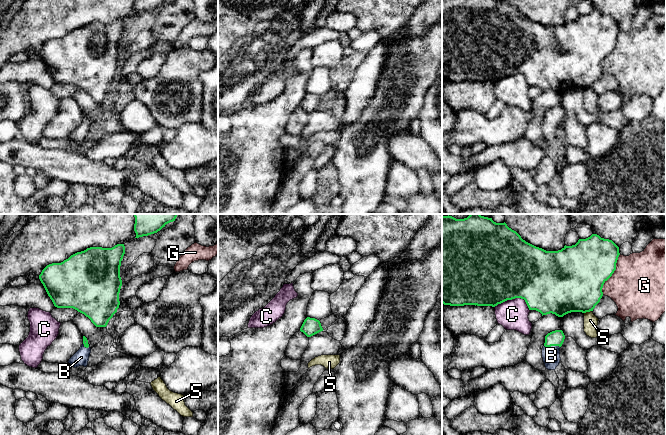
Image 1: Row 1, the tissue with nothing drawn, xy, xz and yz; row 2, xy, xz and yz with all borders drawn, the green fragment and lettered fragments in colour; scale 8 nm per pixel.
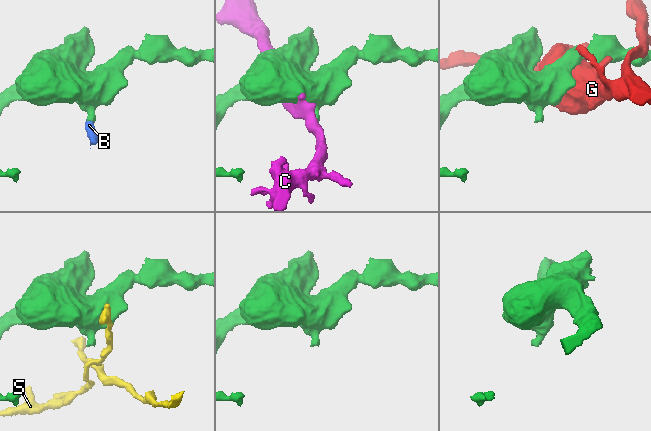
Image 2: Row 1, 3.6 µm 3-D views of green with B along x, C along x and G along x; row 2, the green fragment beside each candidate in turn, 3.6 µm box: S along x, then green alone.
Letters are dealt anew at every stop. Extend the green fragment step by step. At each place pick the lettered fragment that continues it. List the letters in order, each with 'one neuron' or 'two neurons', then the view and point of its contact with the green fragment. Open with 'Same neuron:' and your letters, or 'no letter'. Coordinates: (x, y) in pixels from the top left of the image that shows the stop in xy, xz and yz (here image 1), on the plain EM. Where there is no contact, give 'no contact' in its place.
Same neuron: B
B: one neuron; contact yz (552, 121)
C: two neurons; contact yz (514, 74)
G: two neurons; contact yz (612, 49)
S: two neurons; contact yz (587, 87)

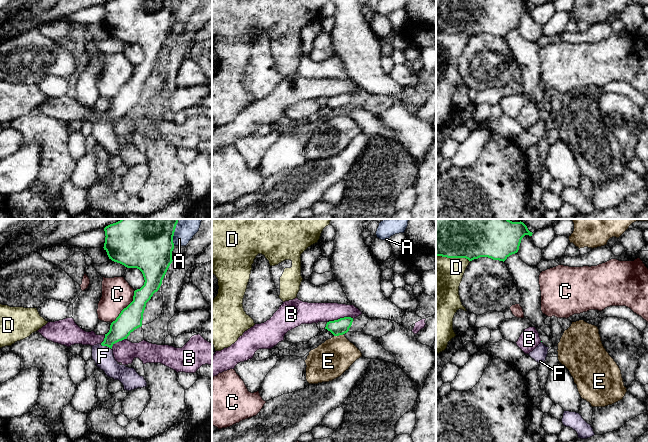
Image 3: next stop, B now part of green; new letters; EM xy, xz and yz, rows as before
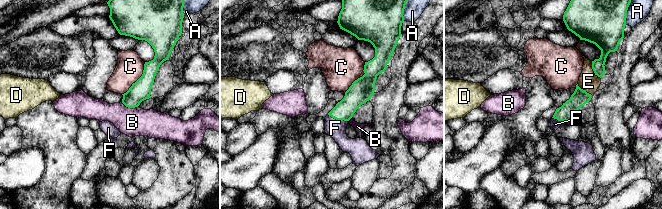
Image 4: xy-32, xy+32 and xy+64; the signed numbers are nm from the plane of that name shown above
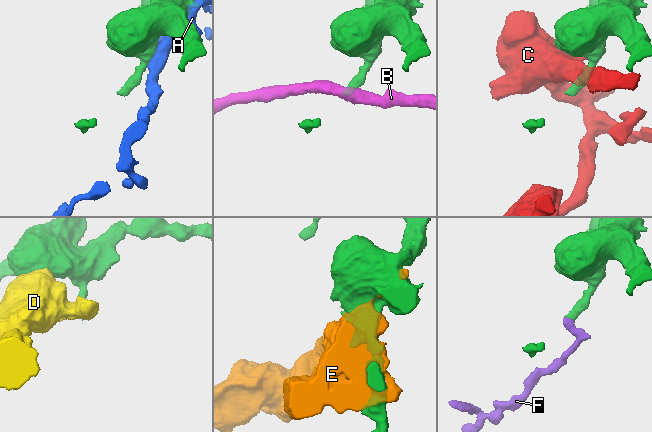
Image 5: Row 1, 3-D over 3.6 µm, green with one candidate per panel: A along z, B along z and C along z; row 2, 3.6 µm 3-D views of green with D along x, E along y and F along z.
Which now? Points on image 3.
Same neuron: F
A: two neurons; contact xy (173, 11)
B: two neurons; contact xz (340, 94)
C: two neurons; contact xy (126, 83)
D: two neurons; contact yz (453, 33)
E: two neurons; contact xz (338, 111)
F: one neuron; contact xy (106, 121)

